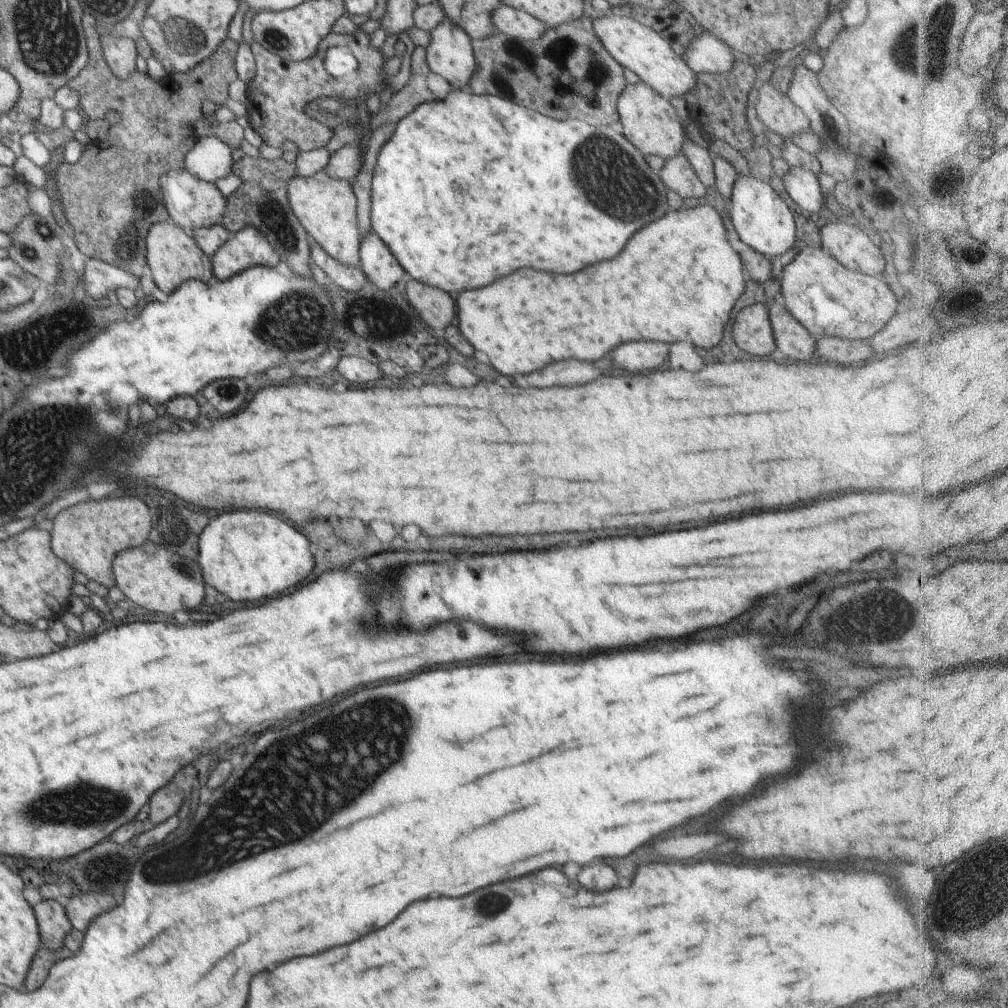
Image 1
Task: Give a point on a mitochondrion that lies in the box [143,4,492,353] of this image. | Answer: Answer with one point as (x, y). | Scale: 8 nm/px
(182, 36)

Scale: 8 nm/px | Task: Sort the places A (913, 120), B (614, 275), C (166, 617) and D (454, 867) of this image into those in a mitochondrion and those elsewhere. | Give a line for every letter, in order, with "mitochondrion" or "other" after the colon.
A: other
B: other
C: other
D: other

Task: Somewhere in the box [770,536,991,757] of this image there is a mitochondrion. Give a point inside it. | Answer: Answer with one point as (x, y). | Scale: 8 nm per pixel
(872, 613)

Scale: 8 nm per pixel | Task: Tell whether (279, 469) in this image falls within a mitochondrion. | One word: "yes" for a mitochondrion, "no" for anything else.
no

